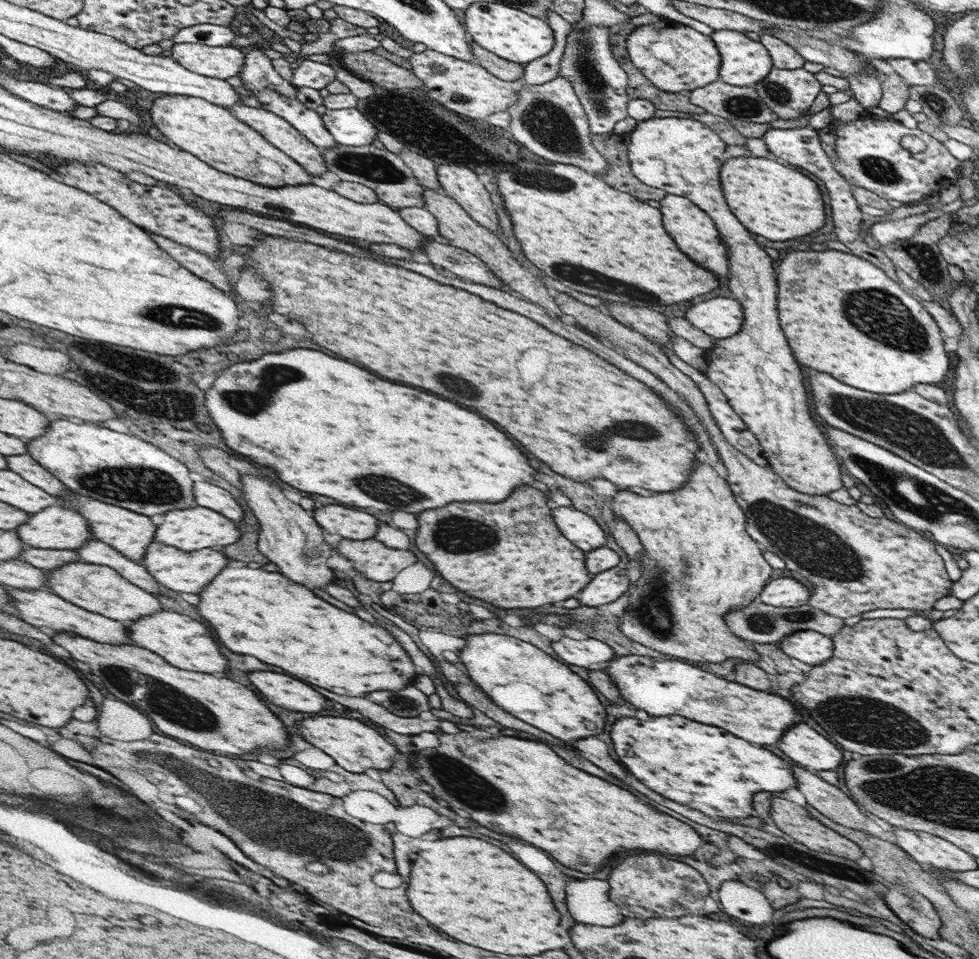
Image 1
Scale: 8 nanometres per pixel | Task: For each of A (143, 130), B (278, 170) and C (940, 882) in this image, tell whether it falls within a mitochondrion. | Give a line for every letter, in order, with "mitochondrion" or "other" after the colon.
A: other
B: other
C: other

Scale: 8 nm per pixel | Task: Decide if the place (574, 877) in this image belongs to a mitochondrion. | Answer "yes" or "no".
no

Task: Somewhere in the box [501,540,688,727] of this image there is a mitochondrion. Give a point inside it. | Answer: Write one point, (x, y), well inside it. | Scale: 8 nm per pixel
(653, 613)

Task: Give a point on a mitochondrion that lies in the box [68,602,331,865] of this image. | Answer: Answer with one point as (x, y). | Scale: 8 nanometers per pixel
(179, 709)

